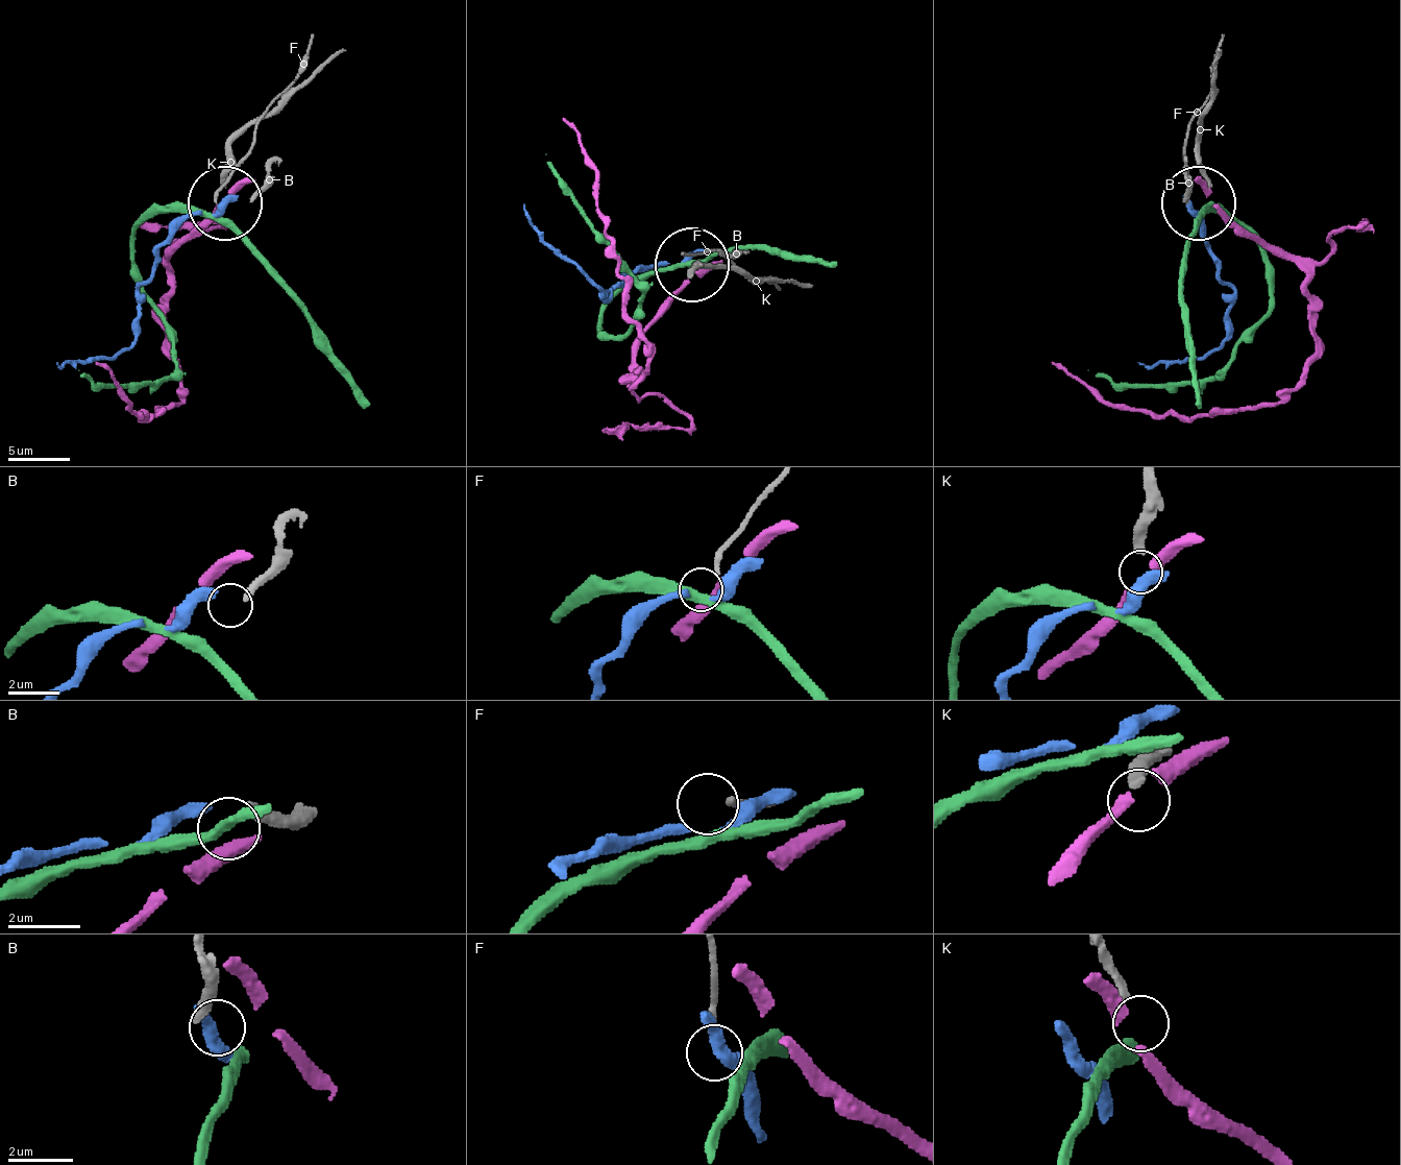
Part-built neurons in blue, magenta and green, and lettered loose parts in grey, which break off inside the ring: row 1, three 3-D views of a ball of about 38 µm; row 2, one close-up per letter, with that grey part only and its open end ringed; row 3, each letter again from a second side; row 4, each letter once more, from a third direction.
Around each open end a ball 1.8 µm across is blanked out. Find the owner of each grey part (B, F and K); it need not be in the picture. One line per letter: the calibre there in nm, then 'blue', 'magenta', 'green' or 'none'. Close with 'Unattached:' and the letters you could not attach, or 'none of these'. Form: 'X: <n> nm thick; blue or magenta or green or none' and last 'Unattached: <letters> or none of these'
B: 340 nm thick; none
F: 190 nm thick; none
K: 280 nm thick; none
Unattached: B, F, K

